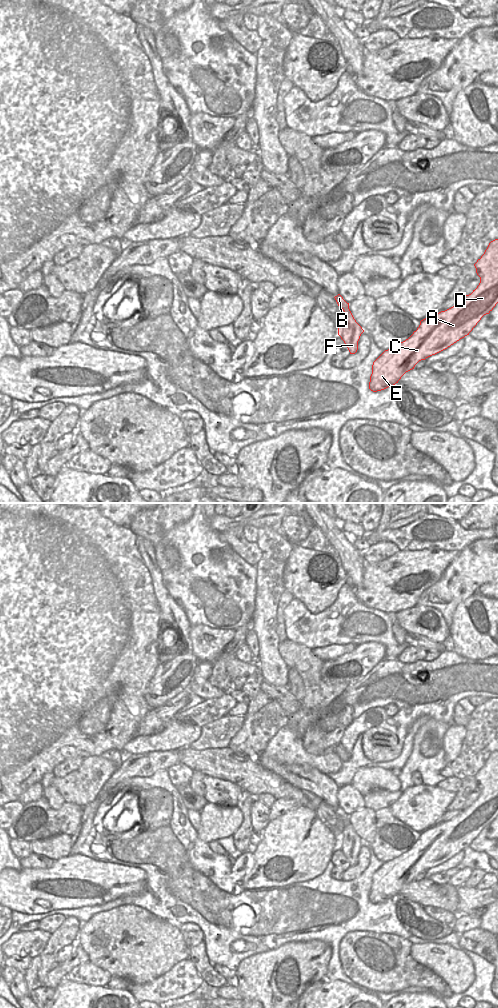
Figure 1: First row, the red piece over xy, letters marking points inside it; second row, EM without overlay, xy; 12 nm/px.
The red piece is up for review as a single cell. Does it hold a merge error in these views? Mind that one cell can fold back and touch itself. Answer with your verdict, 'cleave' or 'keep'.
keep

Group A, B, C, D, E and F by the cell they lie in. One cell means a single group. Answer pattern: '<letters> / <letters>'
A B C D E F

